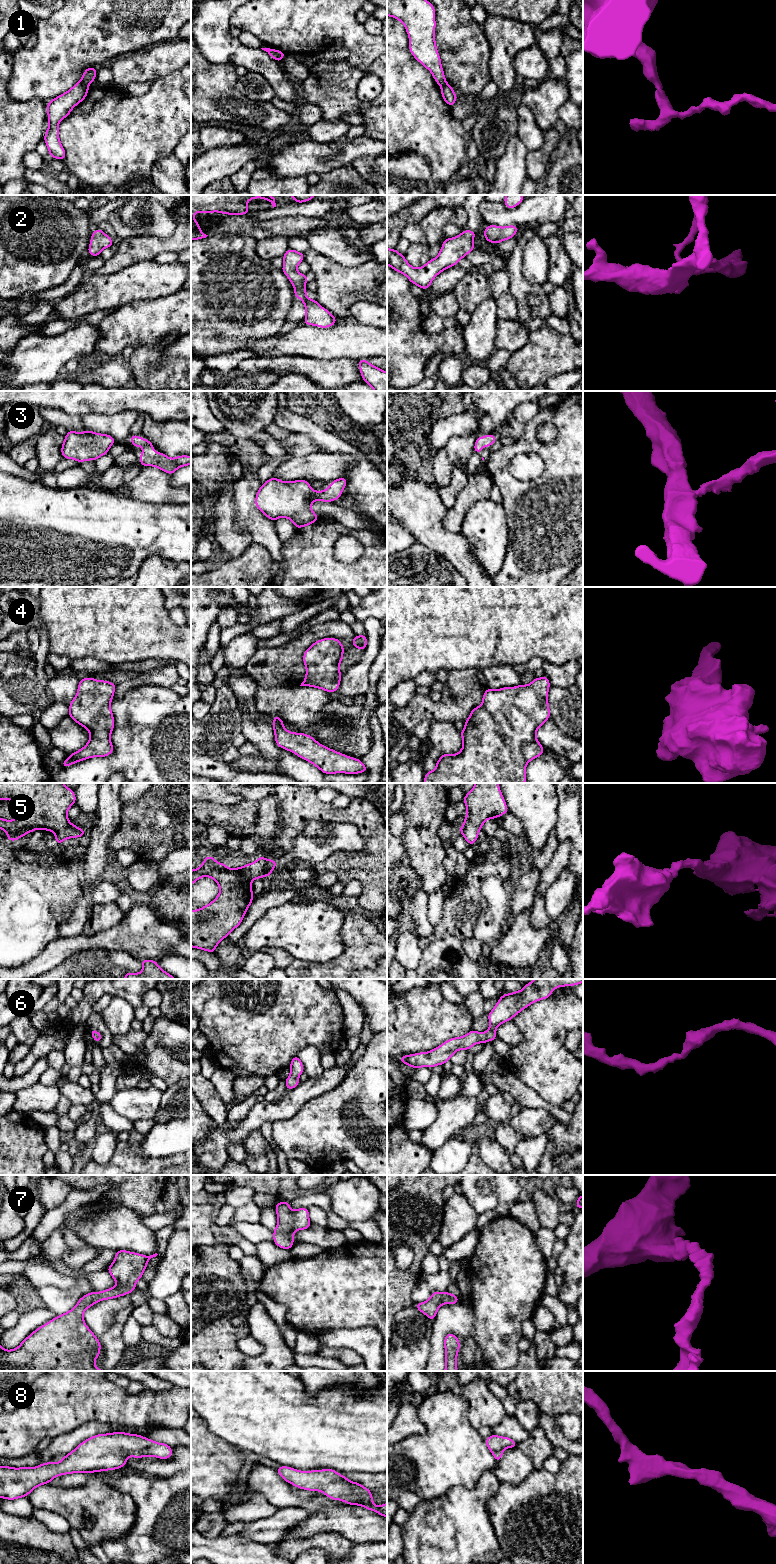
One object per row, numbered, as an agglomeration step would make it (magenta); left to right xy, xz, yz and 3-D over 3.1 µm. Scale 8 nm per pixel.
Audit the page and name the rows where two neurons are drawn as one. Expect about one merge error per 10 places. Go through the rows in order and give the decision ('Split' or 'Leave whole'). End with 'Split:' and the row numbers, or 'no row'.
1: Split
2: Leave whole
3: Leave whole
4: Leave whole
5: Leave whole
6: Leave whole
7: Leave whole
8: Leave whole
Split: 1

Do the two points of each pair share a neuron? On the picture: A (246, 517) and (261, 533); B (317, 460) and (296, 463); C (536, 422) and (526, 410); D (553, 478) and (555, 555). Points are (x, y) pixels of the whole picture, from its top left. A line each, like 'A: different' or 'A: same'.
A: same
B: same
C: different
D: same

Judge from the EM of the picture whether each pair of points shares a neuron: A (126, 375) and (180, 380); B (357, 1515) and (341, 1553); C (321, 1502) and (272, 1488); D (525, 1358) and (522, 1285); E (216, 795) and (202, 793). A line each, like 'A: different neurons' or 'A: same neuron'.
A: different neurons
B: different neurons
C: same neuron
D: different neurons
E: same neuron

